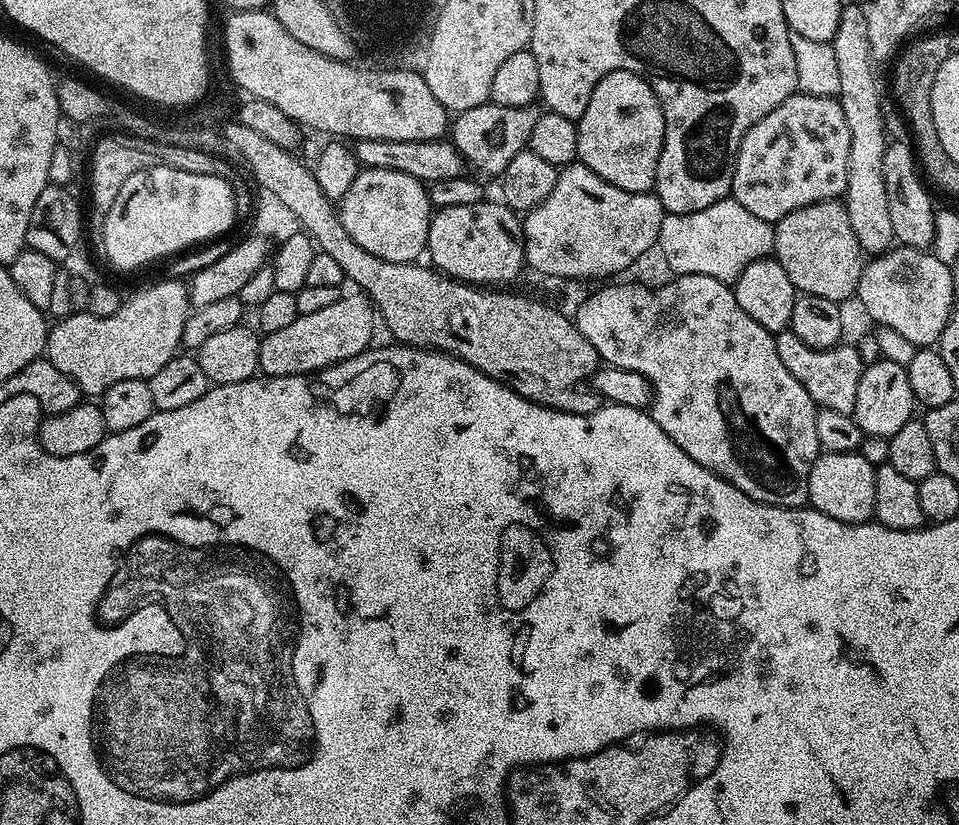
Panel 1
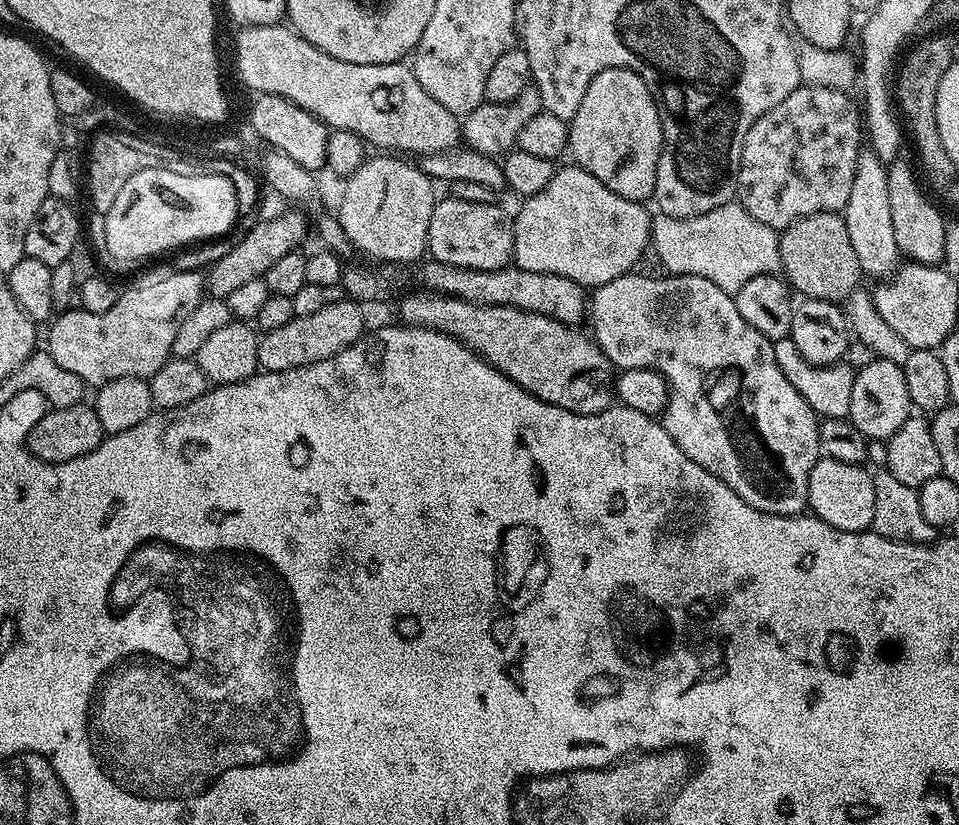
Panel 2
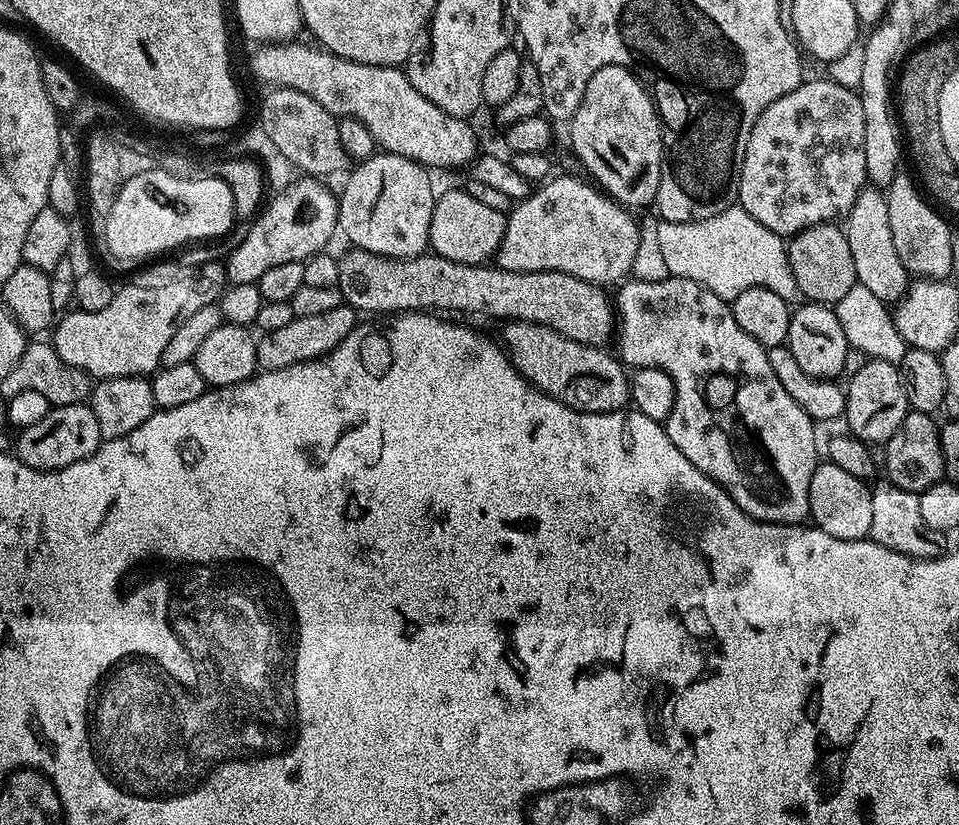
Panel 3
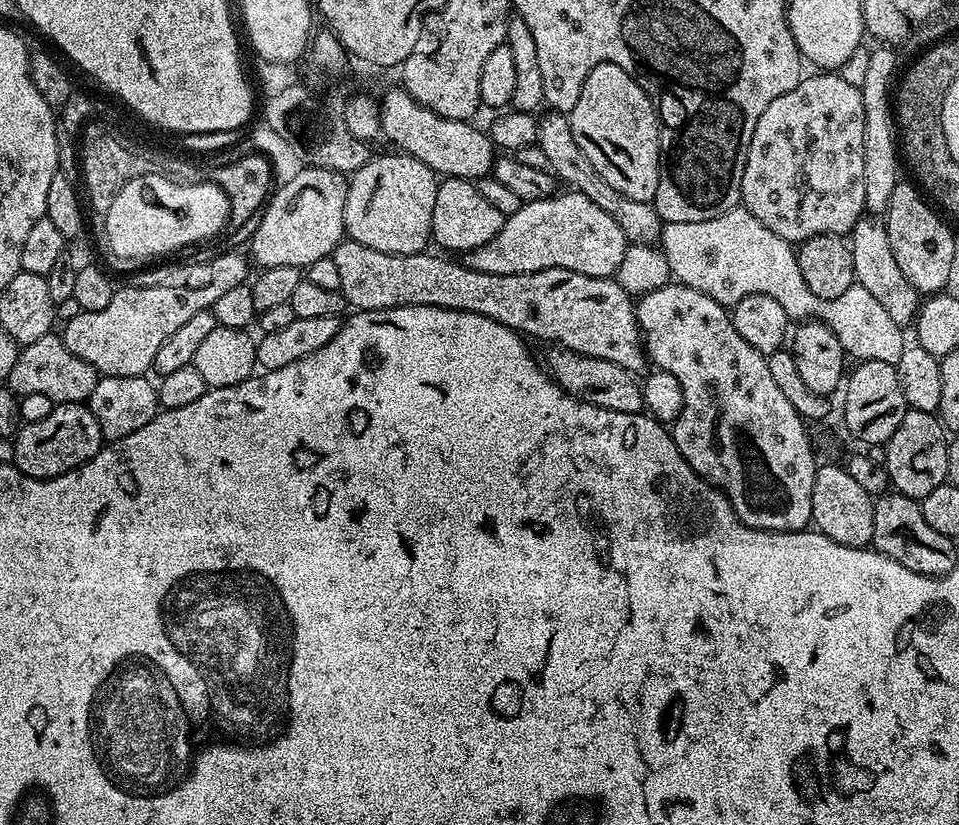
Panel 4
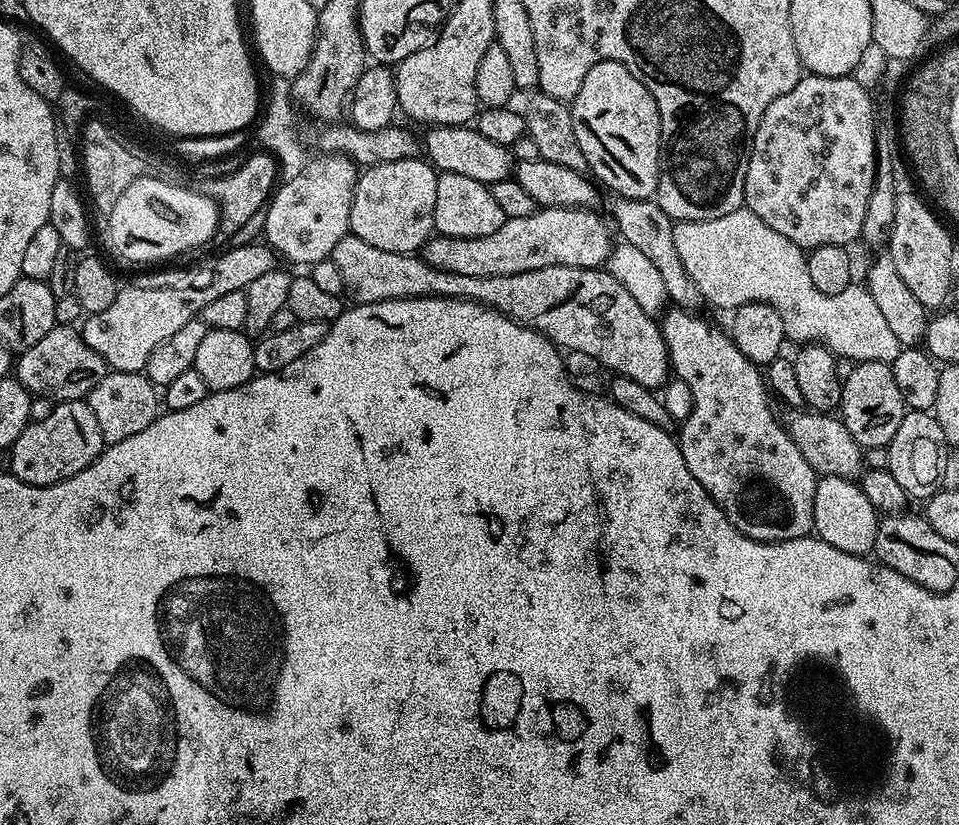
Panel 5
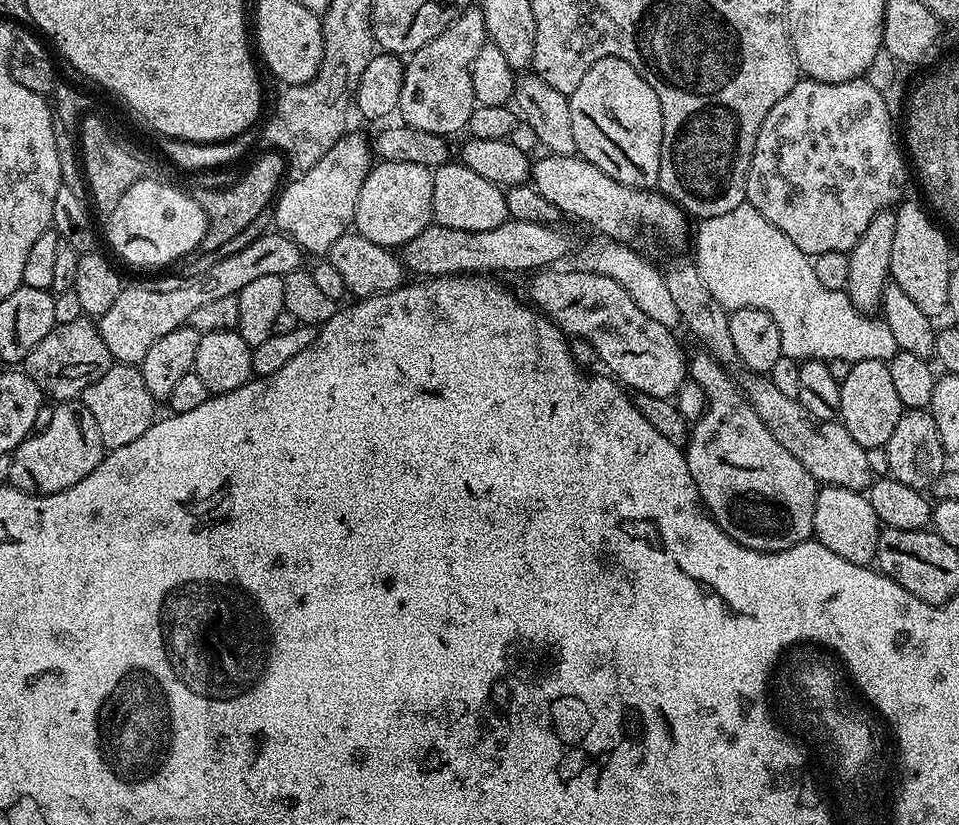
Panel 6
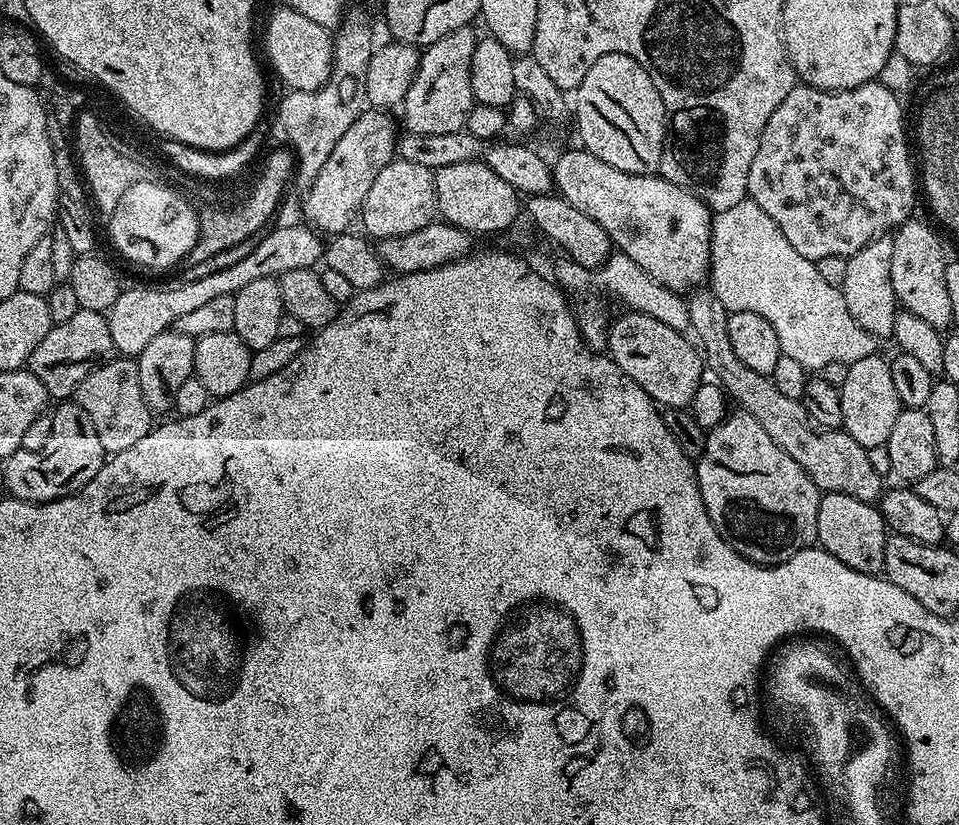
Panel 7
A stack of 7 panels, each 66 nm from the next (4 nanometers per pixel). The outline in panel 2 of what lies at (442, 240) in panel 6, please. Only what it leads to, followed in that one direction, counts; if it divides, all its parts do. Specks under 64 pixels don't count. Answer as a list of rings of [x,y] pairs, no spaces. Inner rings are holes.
[[[557,167],[550,182],[546,182],[538,194],[527,197],[516,216],[514,212],[511,263],[522,270],[570,278],[581,288],[591,290],[606,282],[614,282],[614,278],[622,278],[639,265],[636,263],[643,258],[644,250],[646,252],[650,246],[652,216],[644,209],[647,207],[641,201],[614,194],[610,186],[602,186],[602,182],[594,178],[594,174],[590,174],[586,168],[571,167]]]

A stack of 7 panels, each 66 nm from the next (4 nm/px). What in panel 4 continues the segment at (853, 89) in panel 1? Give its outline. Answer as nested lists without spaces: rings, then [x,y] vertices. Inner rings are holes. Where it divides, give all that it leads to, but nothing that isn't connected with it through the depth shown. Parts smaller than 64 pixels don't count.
[[[861,218],[850,233],[856,283],[863,286],[868,293],[874,294],[874,298],[878,298],[878,302],[882,302],[886,314],[890,314],[890,318],[894,318],[896,324],[911,325],[915,321],[916,313],[920,311],[922,296],[914,286],[910,286],[910,282],[906,282],[906,274],[902,274],[898,262],[894,262],[894,250],[890,250],[888,229],[881,221],[879,224],[876,220],[879,219]]]

